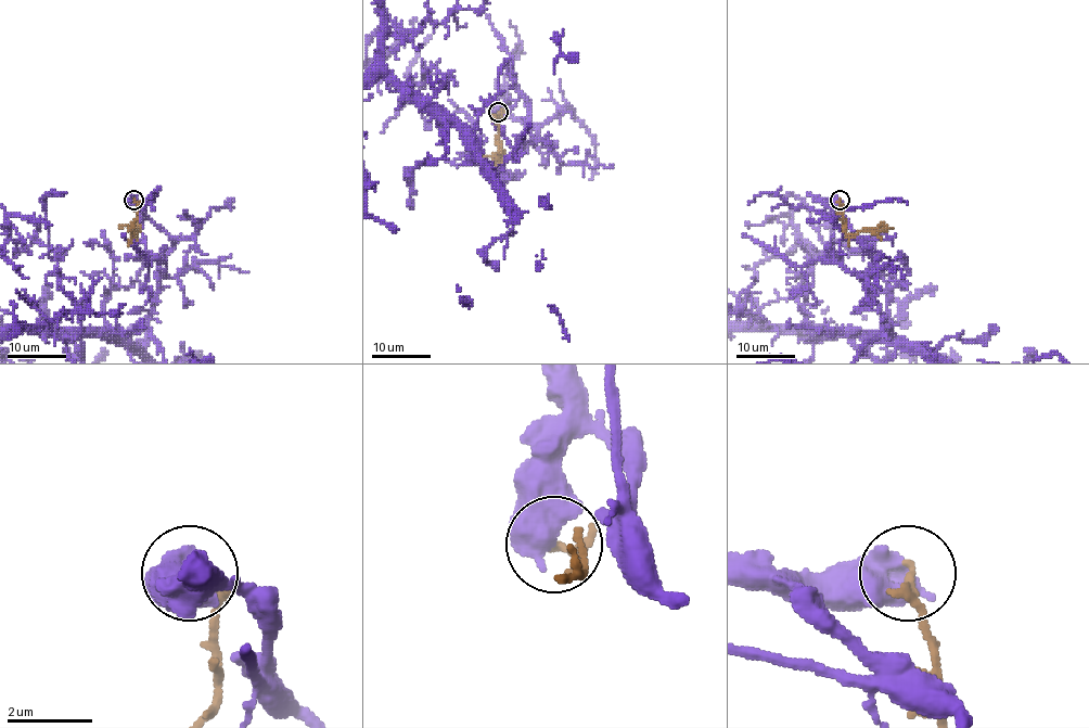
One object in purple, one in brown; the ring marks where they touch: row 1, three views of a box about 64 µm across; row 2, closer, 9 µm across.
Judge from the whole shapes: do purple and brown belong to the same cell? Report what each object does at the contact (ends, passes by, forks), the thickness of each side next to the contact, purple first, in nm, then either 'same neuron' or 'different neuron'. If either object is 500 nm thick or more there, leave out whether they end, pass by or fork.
calibres 800 and 140 nm; different neuron

